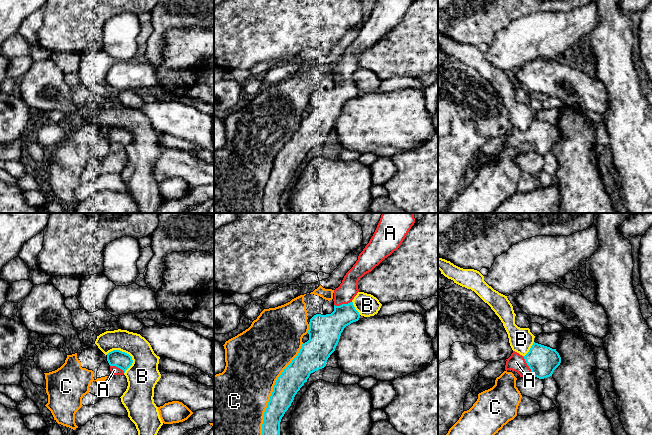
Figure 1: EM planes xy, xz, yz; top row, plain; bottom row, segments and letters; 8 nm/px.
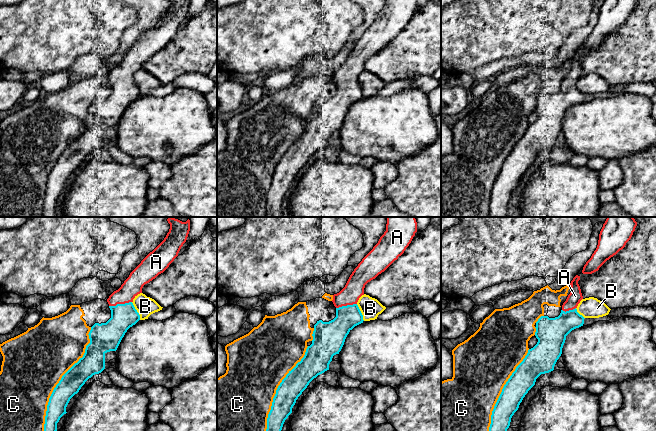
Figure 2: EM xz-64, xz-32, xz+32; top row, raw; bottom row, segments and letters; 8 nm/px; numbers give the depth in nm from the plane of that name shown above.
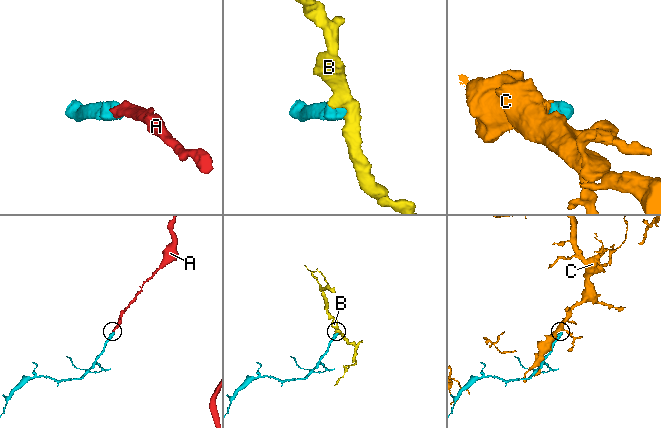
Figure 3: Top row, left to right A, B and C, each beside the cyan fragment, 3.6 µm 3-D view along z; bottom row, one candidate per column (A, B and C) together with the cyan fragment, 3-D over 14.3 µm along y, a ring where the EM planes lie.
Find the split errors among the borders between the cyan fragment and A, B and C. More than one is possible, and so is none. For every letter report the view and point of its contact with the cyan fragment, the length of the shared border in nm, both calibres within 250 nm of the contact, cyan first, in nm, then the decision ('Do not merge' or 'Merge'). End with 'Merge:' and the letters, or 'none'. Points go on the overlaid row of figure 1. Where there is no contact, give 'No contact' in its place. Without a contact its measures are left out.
A: Touches cyan at yz (527, 364). Shared border 170 nm. Thickness 240 nm (cyan) against 140 nm. Merge
B: Touches cyan at xy (121, 351). Shared border 240 nm. Thickness 140 nm (cyan) against 240 nm. Do not merge
C: Touches cyan at xz (273, 389). Shared border 800 nm. Thickness 200 nm (cyan) against 460 nm. Do not merge
Merge: A

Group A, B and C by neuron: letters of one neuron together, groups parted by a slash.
A / B / C

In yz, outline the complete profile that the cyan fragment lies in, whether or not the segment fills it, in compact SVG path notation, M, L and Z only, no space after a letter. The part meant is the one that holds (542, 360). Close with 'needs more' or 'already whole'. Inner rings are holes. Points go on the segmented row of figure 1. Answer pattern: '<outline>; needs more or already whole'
M535 342L525 356L513 351L506 360L506 371L515 371L520 377L533 375L539 379L552 376L561 363L561 357L556 349Z; needs more

